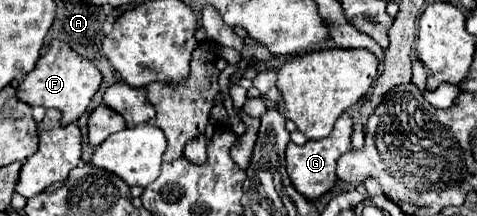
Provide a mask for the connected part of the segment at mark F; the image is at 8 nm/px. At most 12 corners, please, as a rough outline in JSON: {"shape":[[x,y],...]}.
{"shape":[[52,41],[18,85],[18,97],[86,113],[102,75],[64,41]]}

